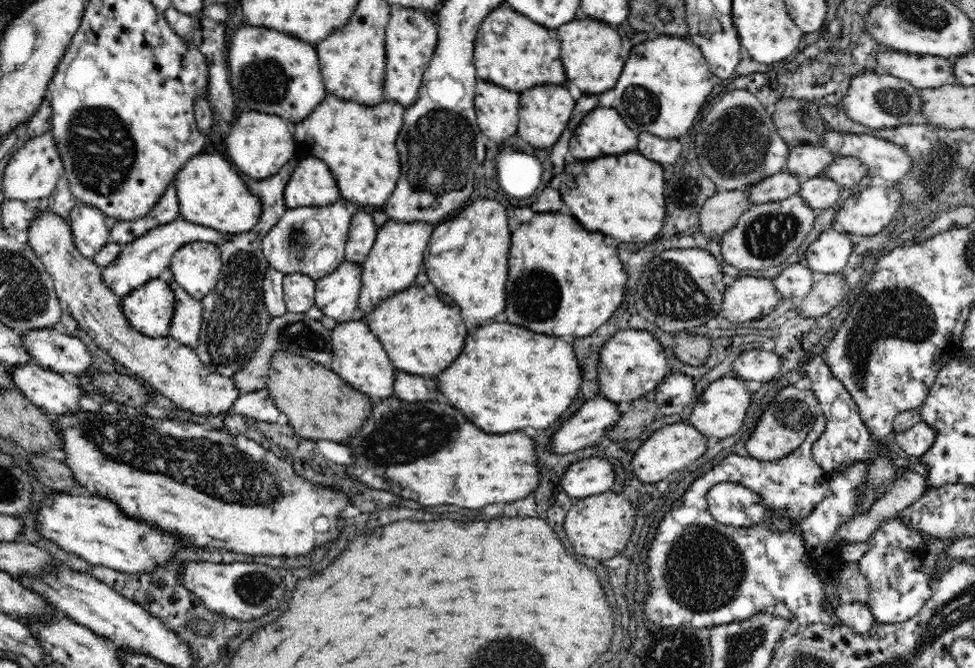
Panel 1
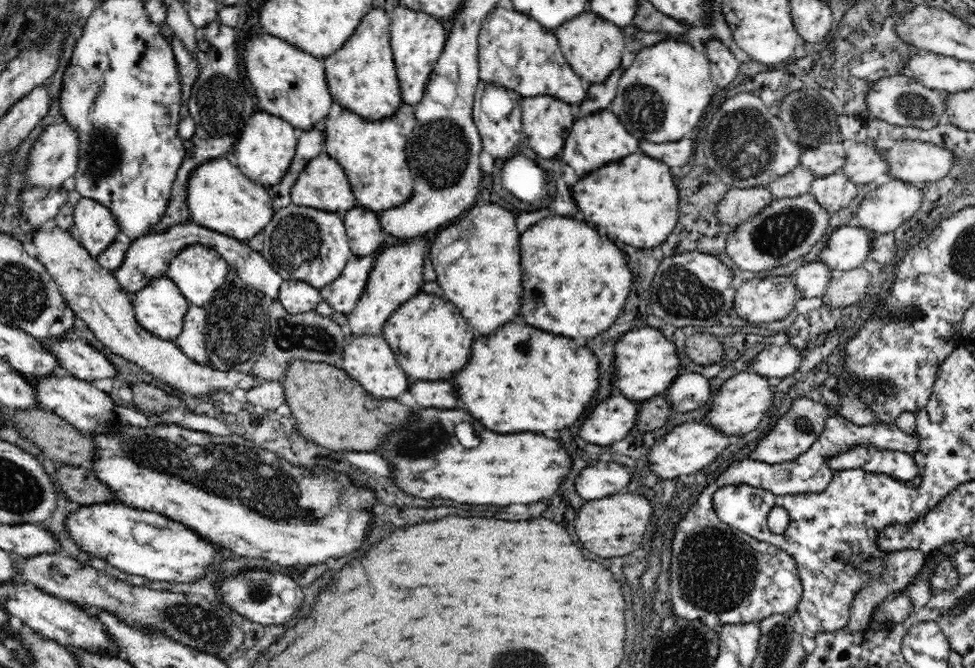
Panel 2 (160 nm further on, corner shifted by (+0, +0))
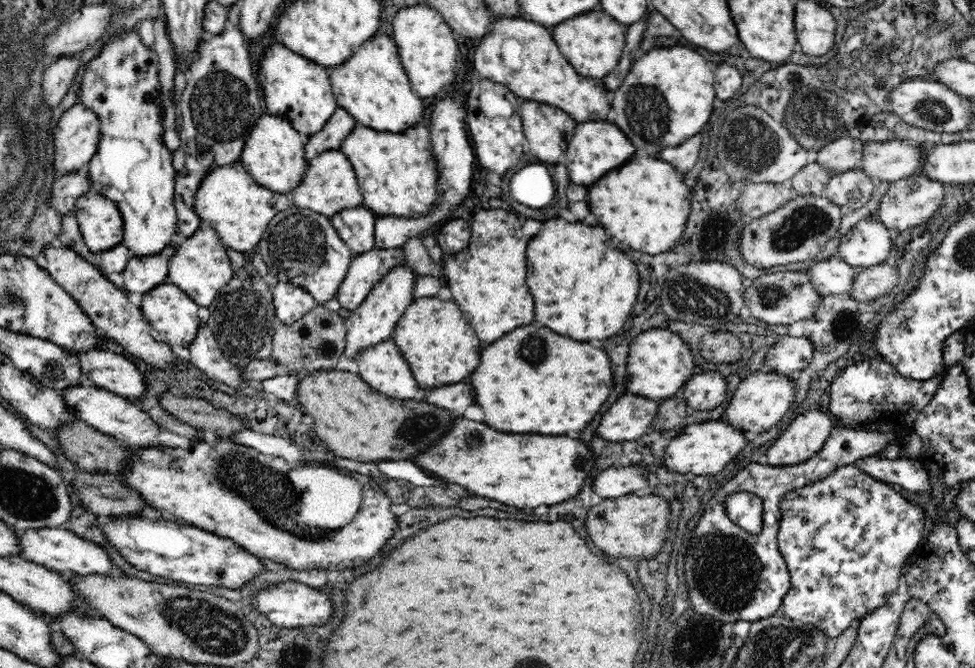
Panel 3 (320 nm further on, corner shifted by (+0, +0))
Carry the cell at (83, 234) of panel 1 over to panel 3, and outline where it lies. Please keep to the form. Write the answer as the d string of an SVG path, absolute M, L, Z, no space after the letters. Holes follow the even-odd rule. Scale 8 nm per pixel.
M89 190L76 199L73 214L87 249L102 253L123 243L123 220L110 198Z

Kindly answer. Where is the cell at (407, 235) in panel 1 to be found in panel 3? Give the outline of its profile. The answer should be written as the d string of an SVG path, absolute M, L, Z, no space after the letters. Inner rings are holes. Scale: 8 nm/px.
M398 264L390 268L387 274L371 288L362 305L351 312L351 316L345 320L347 335L345 336L344 354L346 358L354 360L358 351L364 347L374 346L375 343L390 341L395 324L405 314L407 307L414 300L414 283L418 276L414 275L408 264Z

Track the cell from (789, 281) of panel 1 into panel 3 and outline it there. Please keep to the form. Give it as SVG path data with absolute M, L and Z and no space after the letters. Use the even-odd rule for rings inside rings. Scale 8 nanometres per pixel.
M838 256L820 262L812 262L808 271L810 283L820 296L827 294L848 296L855 278L852 268Z

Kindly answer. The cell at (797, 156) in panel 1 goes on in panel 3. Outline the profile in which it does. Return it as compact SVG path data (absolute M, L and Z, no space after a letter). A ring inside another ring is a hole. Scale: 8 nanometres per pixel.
M843 134L817 151L816 163L835 174L854 170L862 160L864 142Z

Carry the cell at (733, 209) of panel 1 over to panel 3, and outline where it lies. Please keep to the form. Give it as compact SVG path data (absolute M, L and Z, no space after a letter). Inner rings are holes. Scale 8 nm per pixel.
M748 183L738 196L738 209L750 220L770 214L797 194L788 183Z

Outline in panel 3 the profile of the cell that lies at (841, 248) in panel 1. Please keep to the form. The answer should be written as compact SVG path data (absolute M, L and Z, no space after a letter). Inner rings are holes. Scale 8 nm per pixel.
M862 220L841 239L837 256L852 268L884 263L892 250L892 236L880 220Z

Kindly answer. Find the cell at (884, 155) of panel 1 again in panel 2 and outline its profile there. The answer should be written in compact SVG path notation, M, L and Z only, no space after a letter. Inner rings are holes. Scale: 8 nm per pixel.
M918 139L896 141L888 150L878 147L873 141L871 144L886 160L887 173L907 183L930 182L930 178L942 176L955 164L955 155L939 144Z

